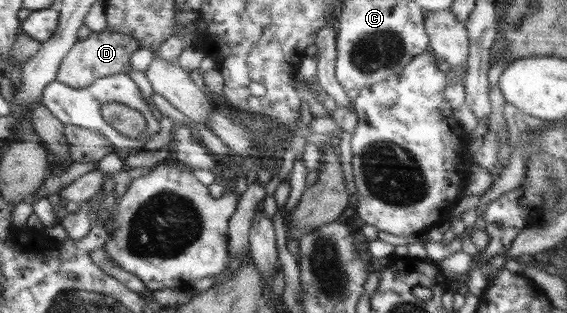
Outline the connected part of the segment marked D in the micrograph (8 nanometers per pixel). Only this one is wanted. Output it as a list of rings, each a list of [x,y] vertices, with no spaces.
[[[106,29],[104,32],[92,32],[88,38],[77,41],[65,55],[57,72],[56,79],[71,87],[89,86],[95,79],[103,76],[128,73],[131,68],[131,54],[141,48],[139,39]]]

